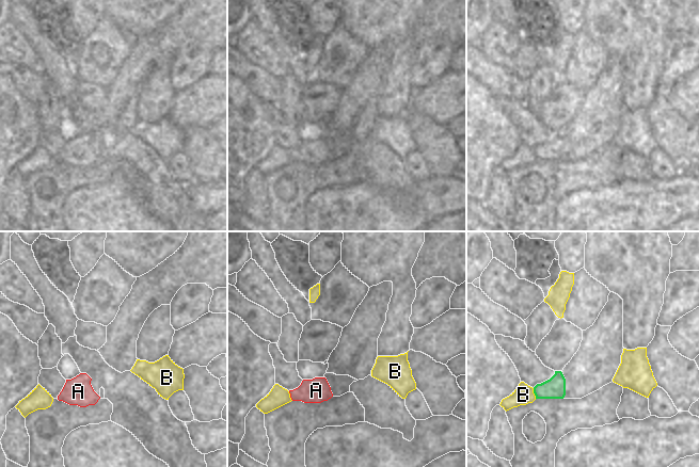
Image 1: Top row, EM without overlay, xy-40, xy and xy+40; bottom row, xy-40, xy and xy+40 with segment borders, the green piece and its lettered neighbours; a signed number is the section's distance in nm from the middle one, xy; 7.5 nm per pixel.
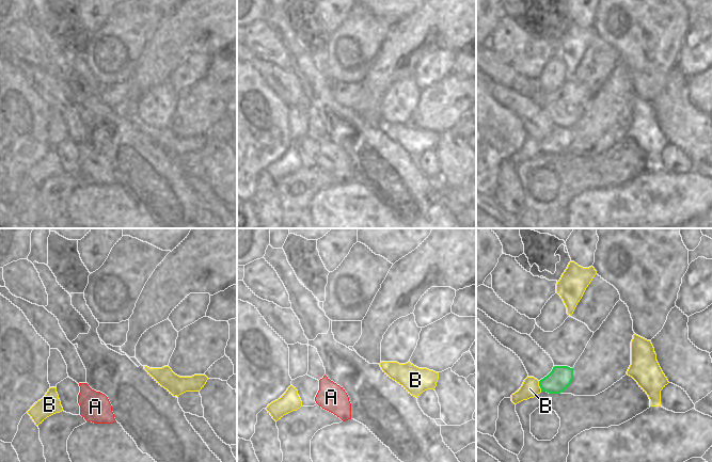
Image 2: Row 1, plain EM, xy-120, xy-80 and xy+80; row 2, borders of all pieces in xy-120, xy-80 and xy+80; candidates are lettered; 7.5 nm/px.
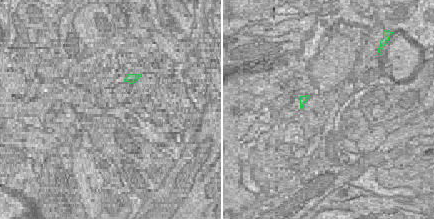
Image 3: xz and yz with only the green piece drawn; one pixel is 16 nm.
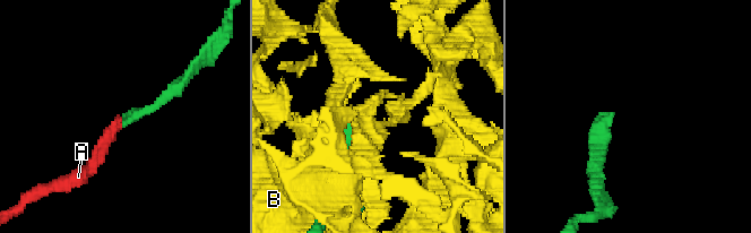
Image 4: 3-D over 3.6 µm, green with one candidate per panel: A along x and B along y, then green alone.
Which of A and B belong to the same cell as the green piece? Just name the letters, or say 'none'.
A

